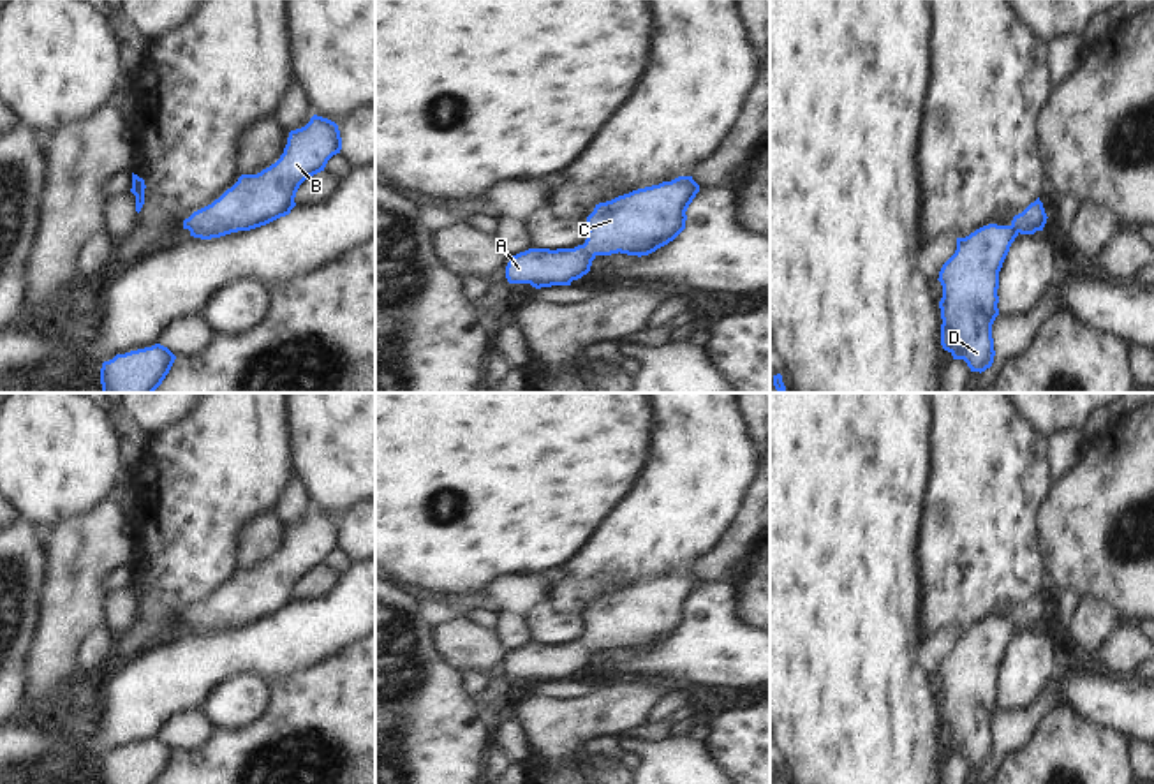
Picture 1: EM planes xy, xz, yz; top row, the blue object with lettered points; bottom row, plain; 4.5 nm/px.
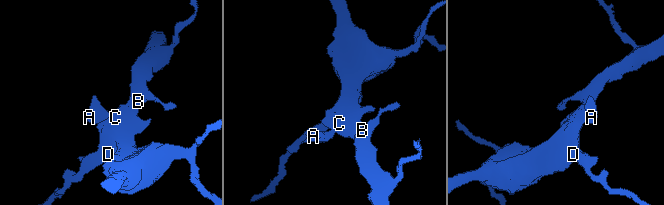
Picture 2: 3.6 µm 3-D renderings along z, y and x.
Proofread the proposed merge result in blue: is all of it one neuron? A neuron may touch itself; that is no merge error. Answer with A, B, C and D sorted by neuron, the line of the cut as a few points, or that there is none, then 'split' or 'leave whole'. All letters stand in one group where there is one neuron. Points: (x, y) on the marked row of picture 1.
groups A B C D; cut none; leave whole

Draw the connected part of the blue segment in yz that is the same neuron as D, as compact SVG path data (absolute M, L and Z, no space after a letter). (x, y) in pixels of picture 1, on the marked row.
M1039 197L1010 226L988 224L957 238L955 254L943 264L941 345L953 359L964 359L971 372L994 363L992 324L999 315L999 271L1018 234L1043 231L1047 213Z

